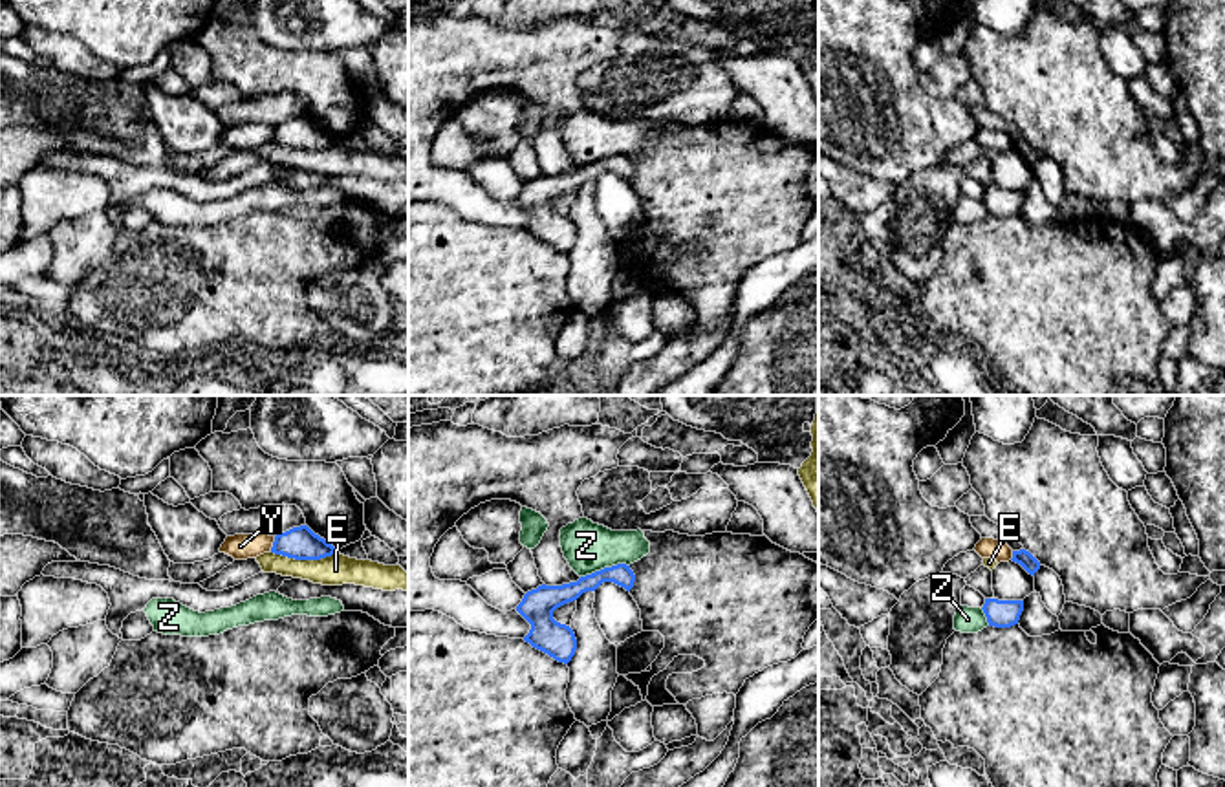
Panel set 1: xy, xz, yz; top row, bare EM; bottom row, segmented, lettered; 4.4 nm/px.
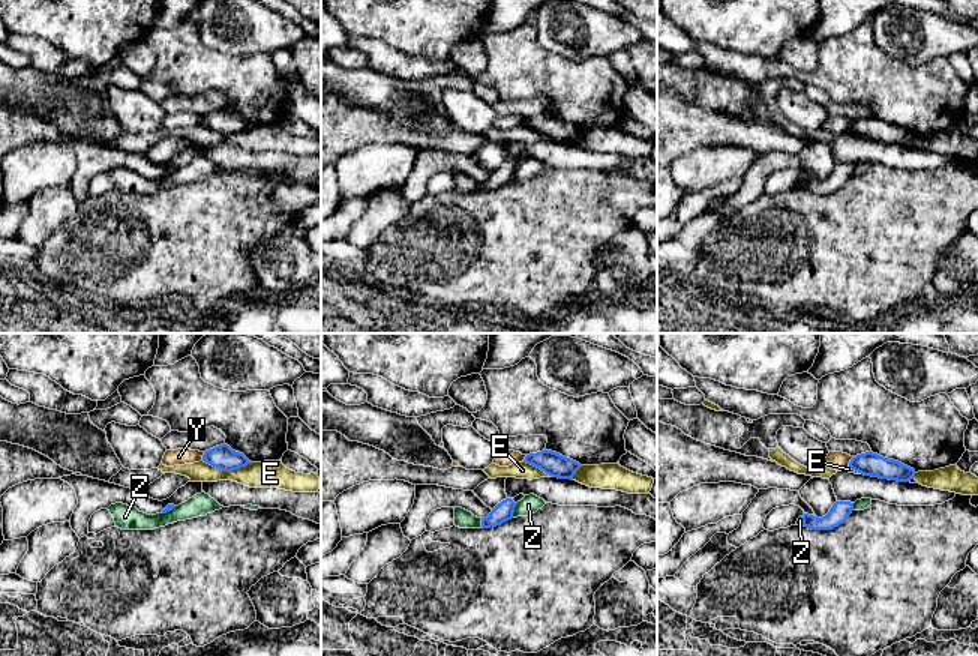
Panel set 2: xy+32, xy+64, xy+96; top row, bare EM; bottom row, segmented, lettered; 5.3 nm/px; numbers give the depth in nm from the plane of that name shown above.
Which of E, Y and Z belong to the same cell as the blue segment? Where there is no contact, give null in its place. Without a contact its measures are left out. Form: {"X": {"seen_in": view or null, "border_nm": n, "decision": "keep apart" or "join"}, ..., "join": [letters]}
{"E": {"seen_in": "xy", "border_nm": 300, "decision": "keep apart"}, "Y": {"seen_in": "xy", "border_nm": 70, "decision": "keep apart"}, "Z": {"seen_in": "xz", "border_nm": 220, "decision": "join"}, "join": ["Z"]}

